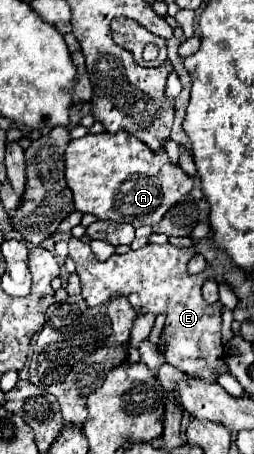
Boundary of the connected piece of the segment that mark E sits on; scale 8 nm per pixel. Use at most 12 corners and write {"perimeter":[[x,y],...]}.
{"perimeter":[[68,240],[82,298],[136,292],[166,316],[164,358],[188,376],[228,372],[222,302],[188,274],[194,248],[146,244],[100,262]]}

